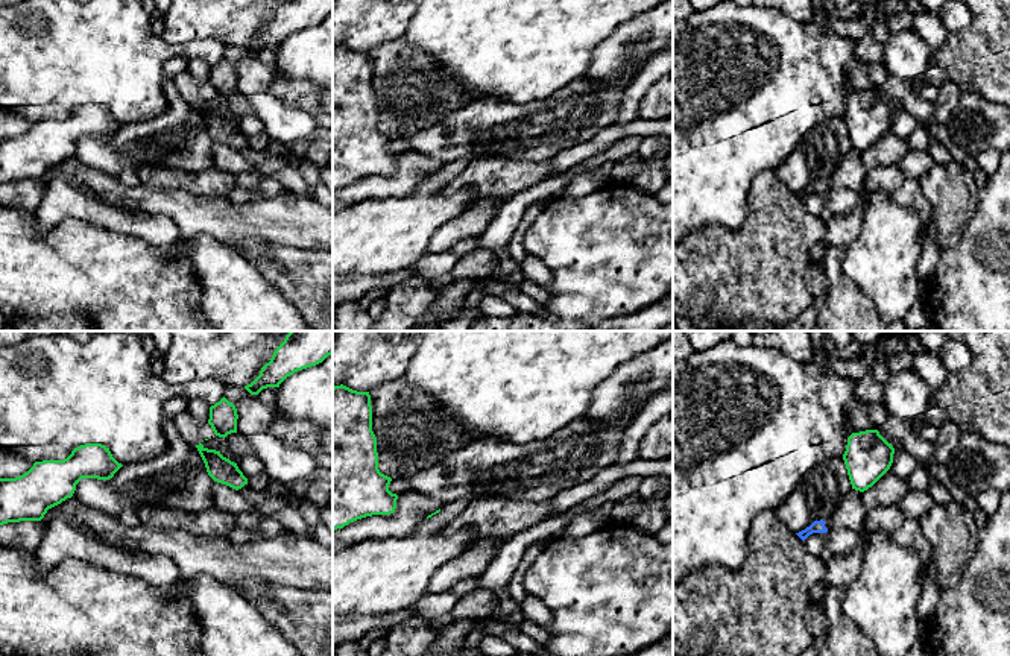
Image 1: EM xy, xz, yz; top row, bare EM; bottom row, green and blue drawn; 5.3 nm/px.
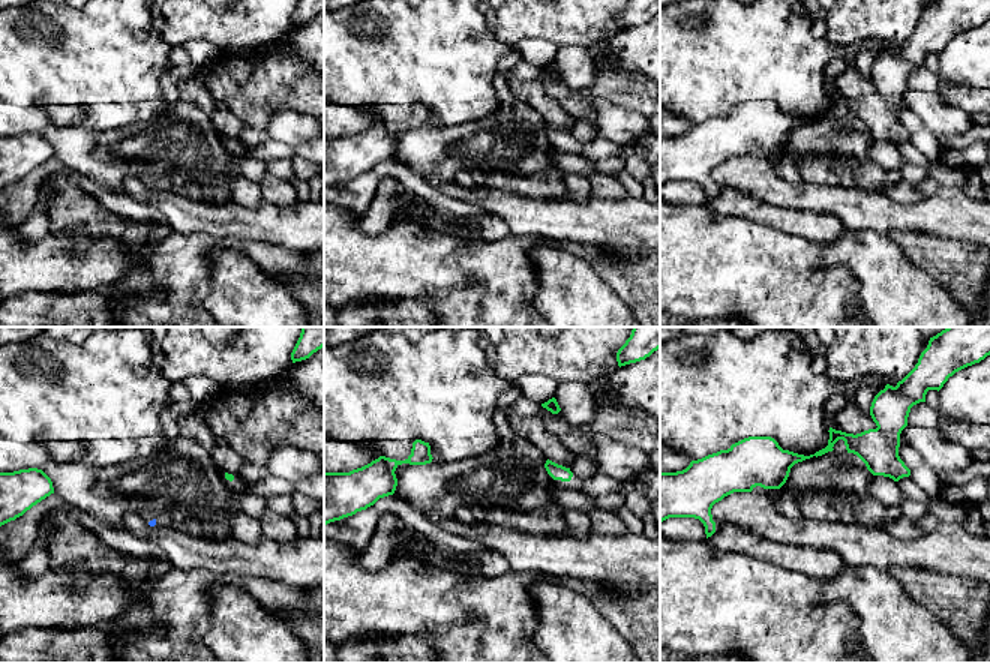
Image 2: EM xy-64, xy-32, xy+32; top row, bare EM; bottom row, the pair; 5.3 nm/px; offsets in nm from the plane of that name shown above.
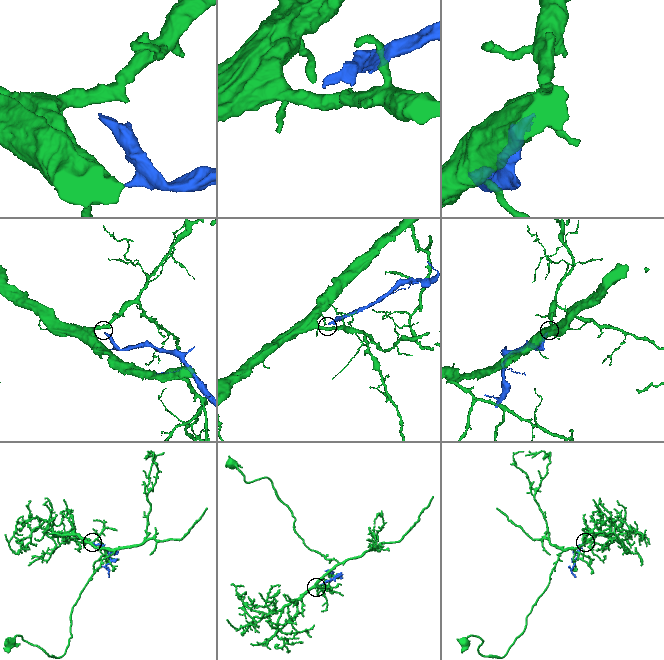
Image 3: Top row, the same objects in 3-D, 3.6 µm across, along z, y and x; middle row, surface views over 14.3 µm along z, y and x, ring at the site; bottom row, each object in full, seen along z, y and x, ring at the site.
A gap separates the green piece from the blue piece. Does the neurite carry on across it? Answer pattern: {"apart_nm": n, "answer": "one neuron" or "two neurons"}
{"apart_nm": 240, "answer": "two neurons"}

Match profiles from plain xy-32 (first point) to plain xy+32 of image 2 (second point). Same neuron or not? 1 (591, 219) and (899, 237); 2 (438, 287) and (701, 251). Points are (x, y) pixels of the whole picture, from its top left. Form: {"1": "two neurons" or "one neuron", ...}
{"1": "two neurons", "2": "one neuron"}

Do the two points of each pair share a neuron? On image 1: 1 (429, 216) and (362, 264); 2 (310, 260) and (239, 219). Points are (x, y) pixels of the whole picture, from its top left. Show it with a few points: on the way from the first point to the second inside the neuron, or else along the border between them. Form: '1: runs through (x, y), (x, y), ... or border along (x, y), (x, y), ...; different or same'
1: runs through (412, 222), (400, 228), (378, 248); same
2: border along (251, 240), (313, 248), (316, 251); different

